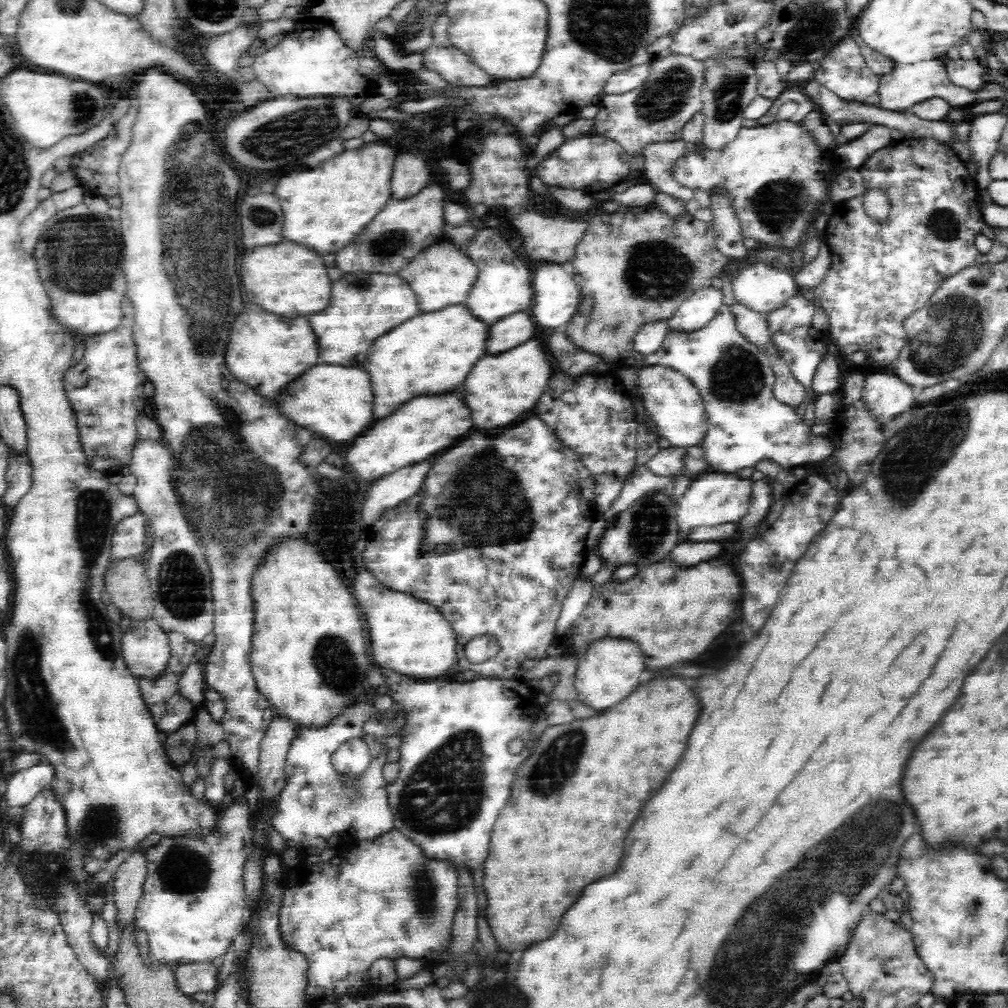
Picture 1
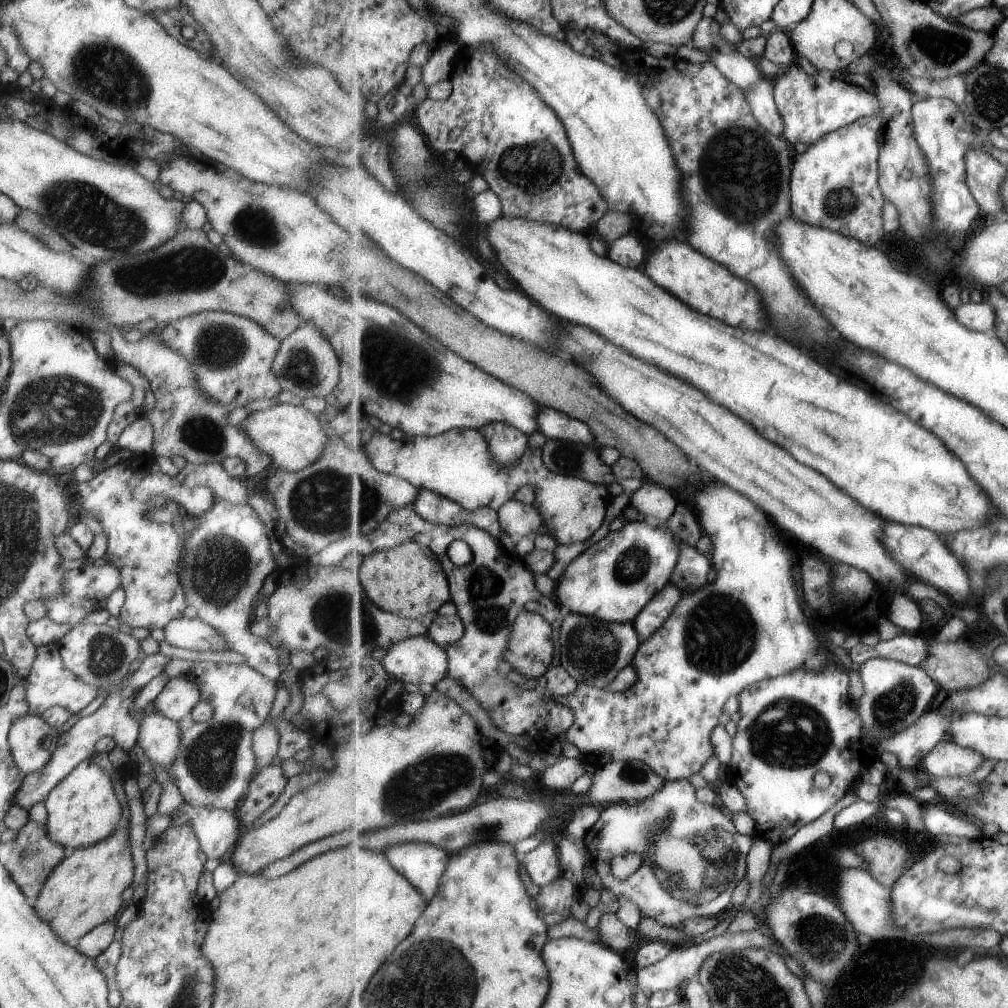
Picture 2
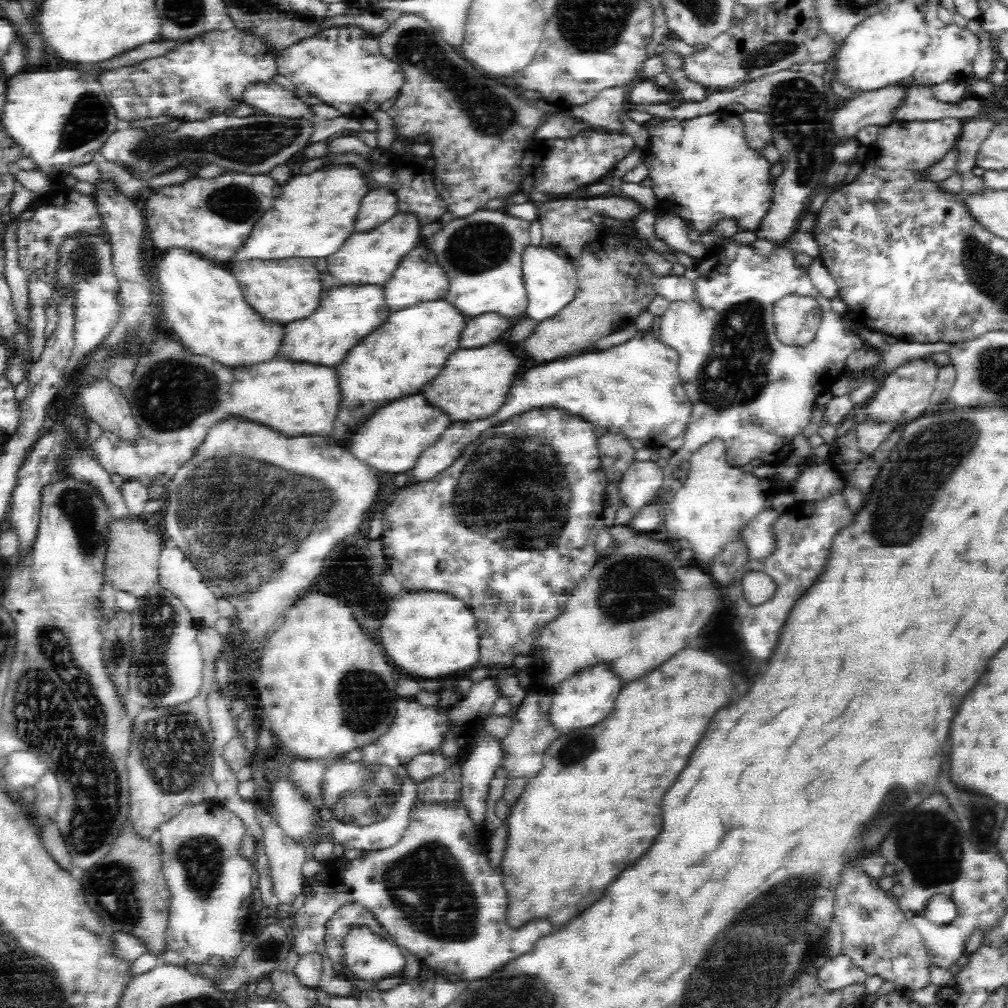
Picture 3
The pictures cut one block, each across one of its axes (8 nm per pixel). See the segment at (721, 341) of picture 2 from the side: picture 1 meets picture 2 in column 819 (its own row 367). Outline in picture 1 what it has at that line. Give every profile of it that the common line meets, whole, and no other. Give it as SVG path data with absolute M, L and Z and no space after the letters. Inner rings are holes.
M454 304L438 312L421 312L374 340L364 364L374 390L374 418L390 416L410 398L458 388L474 362L484 356L486 336L488 326L474 318L465 304Z

